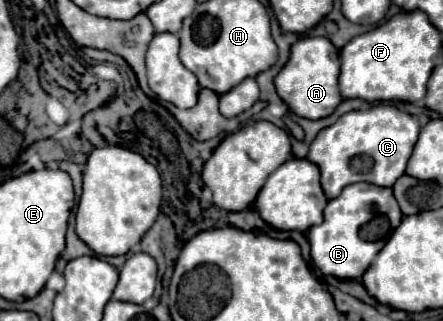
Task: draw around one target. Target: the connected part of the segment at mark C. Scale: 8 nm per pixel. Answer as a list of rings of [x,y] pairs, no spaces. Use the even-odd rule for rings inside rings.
[[[378,104],[368,110],[354,110],[340,116],[314,138],[306,158],[320,168],[322,190],[328,198],[336,198],[344,186],[354,182],[392,188],[406,170],[418,134],[420,124],[412,114],[402,112],[392,104]]]

